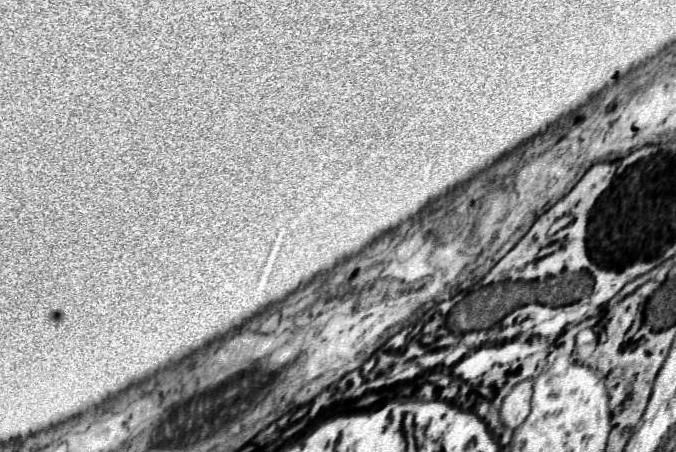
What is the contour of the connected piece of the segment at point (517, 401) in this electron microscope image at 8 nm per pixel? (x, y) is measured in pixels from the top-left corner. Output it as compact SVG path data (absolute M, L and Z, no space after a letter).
M522 380L512 388L512 392L504 398L500 408L500 418L506 428L518 428L526 416L530 414L532 404L532 380Z

